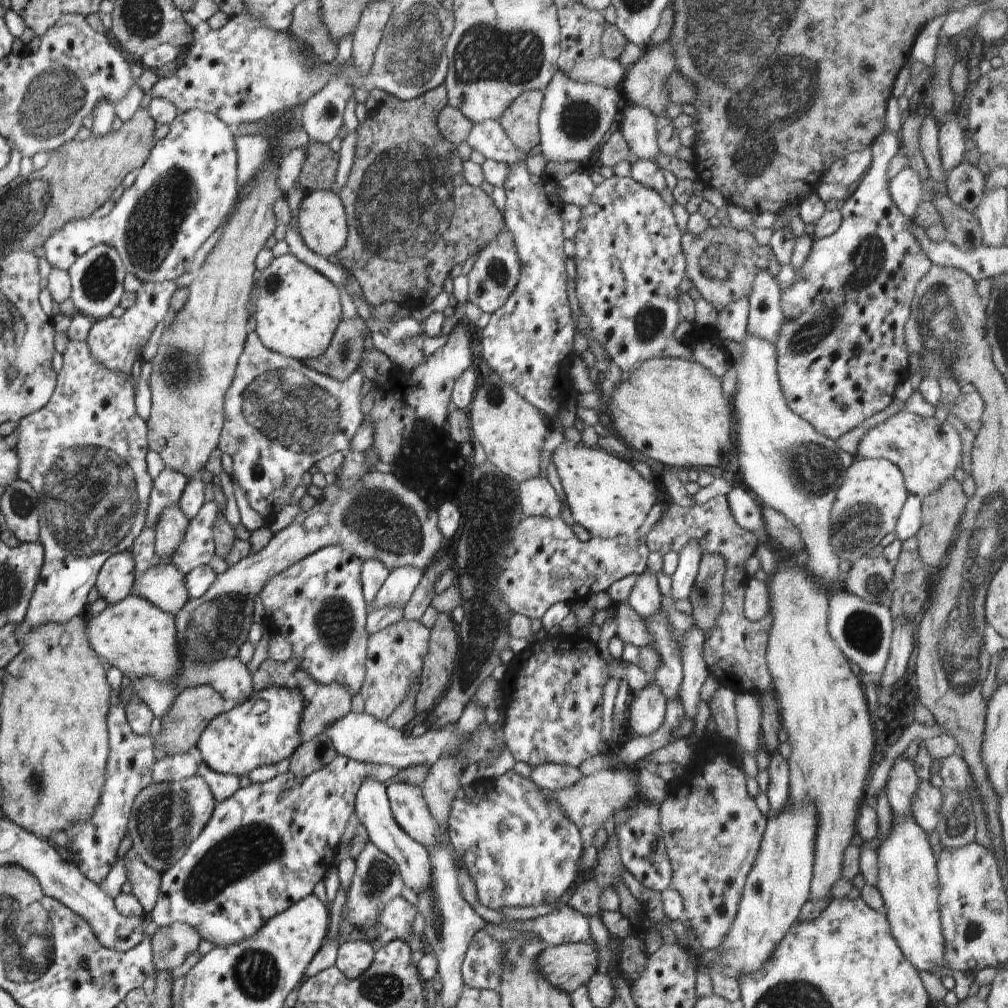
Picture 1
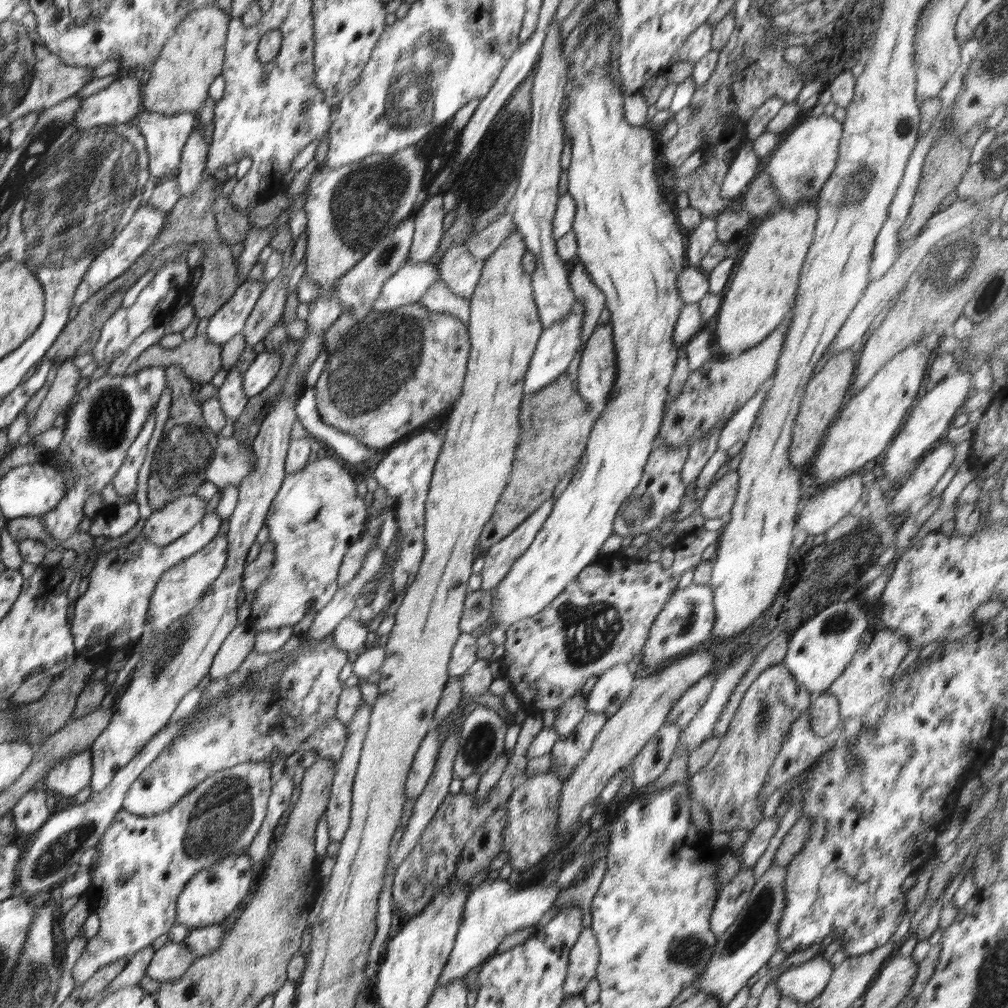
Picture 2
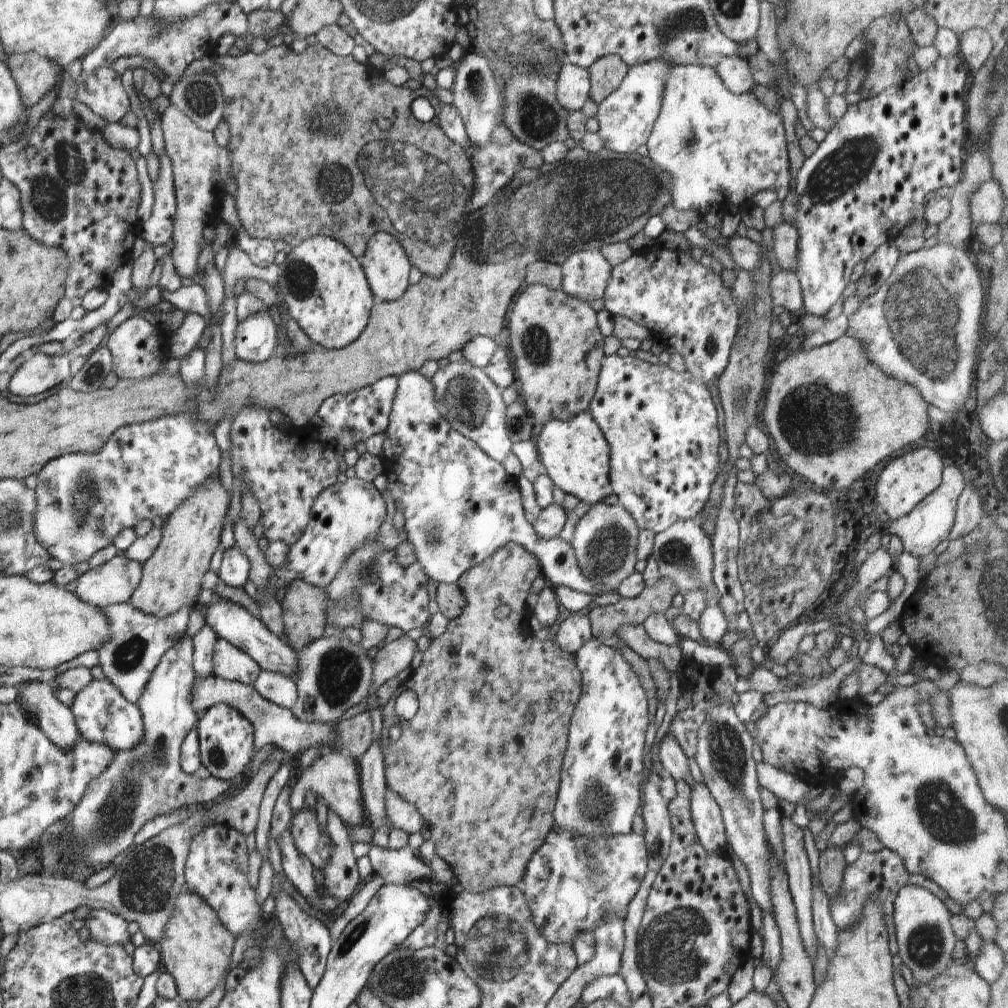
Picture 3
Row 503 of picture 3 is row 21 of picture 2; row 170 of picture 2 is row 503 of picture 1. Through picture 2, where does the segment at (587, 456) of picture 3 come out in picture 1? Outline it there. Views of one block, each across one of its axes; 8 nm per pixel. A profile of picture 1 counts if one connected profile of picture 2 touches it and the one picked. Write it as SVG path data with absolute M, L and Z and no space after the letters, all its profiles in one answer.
M583 443L572 448L561 445L553 451L551 460L558 469L572 518L588 530L591 538L635 535L656 503L657 490L653 482L646 482L630 461L606 450L588 448Z

